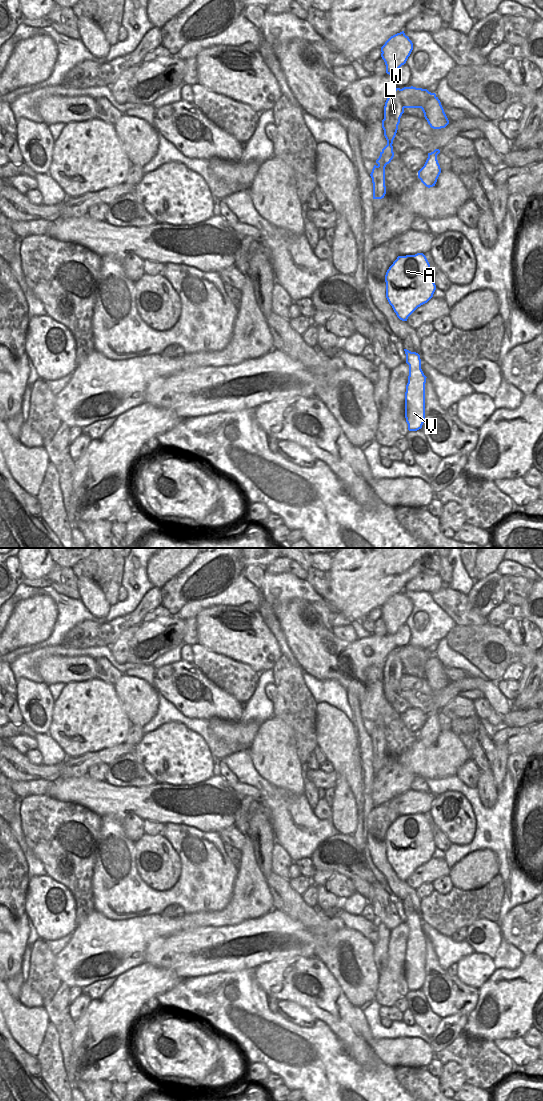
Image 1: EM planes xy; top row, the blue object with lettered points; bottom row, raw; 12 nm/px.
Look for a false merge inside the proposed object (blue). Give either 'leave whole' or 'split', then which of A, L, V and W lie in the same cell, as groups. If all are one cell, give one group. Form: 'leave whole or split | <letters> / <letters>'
leave whole | A L V W

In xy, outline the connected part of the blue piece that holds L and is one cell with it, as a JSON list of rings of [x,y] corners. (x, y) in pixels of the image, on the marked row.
[[[416,87],[396,88],[389,93],[384,106],[382,128],[387,145],[380,152],[370,174],[373,183],[373,199],[382,199],[386,194],[385,167],[394,157],[393,140],[405,108],[421,108],[428,124],[433,129],[445,128],[449,120],[435,93]]]

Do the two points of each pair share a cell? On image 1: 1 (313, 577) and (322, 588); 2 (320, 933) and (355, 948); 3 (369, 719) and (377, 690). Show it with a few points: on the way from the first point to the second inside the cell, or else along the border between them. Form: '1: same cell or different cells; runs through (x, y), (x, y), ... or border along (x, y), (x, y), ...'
1: same cell; runs through (316, 580), (321, 585)
2: same cell; runs through (329, 940), (333, 944), (346, 944)
3: same cell; runs through (370, 712), (374, 697)

